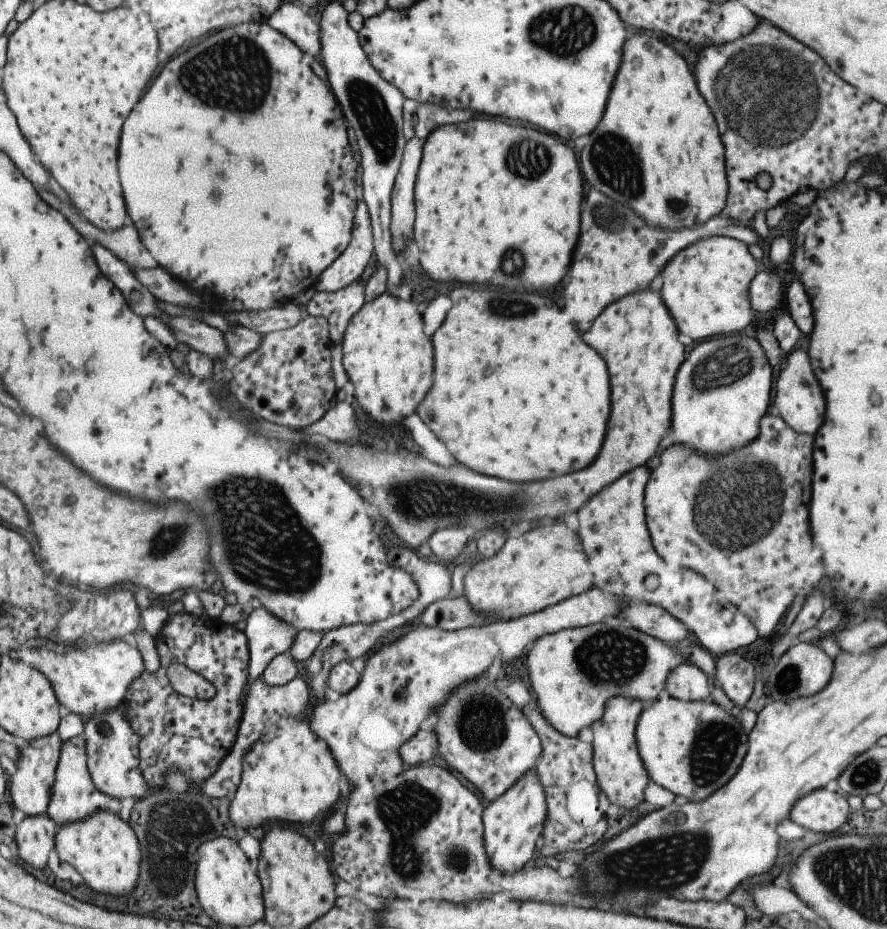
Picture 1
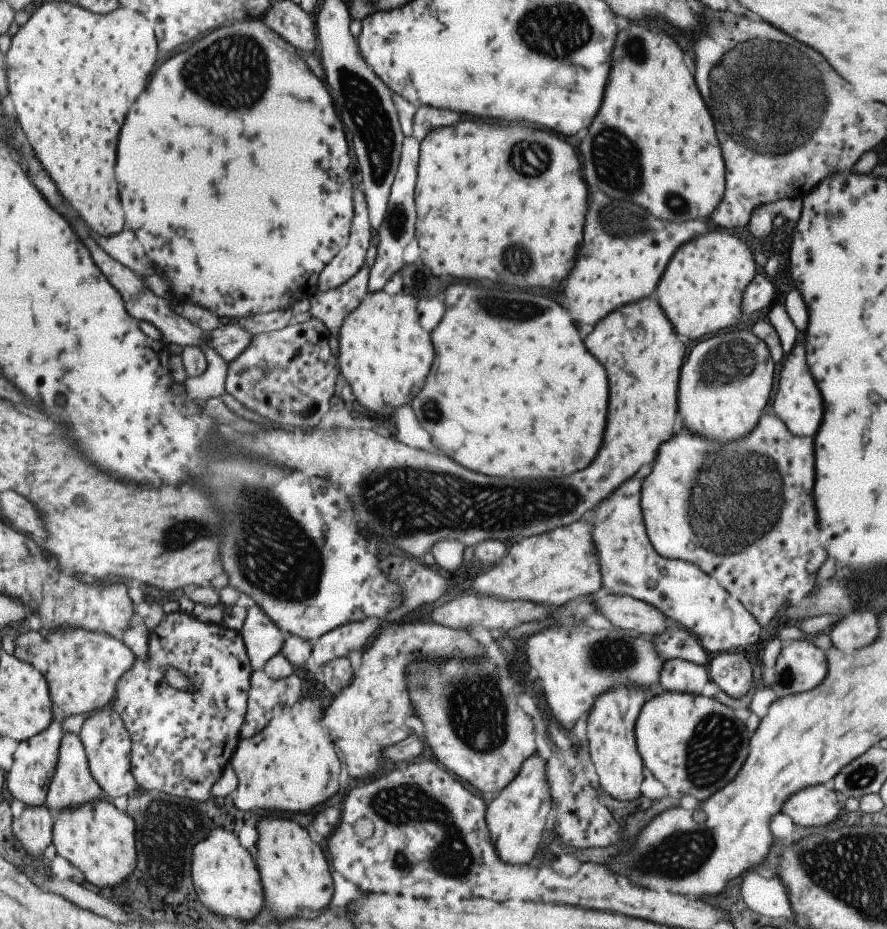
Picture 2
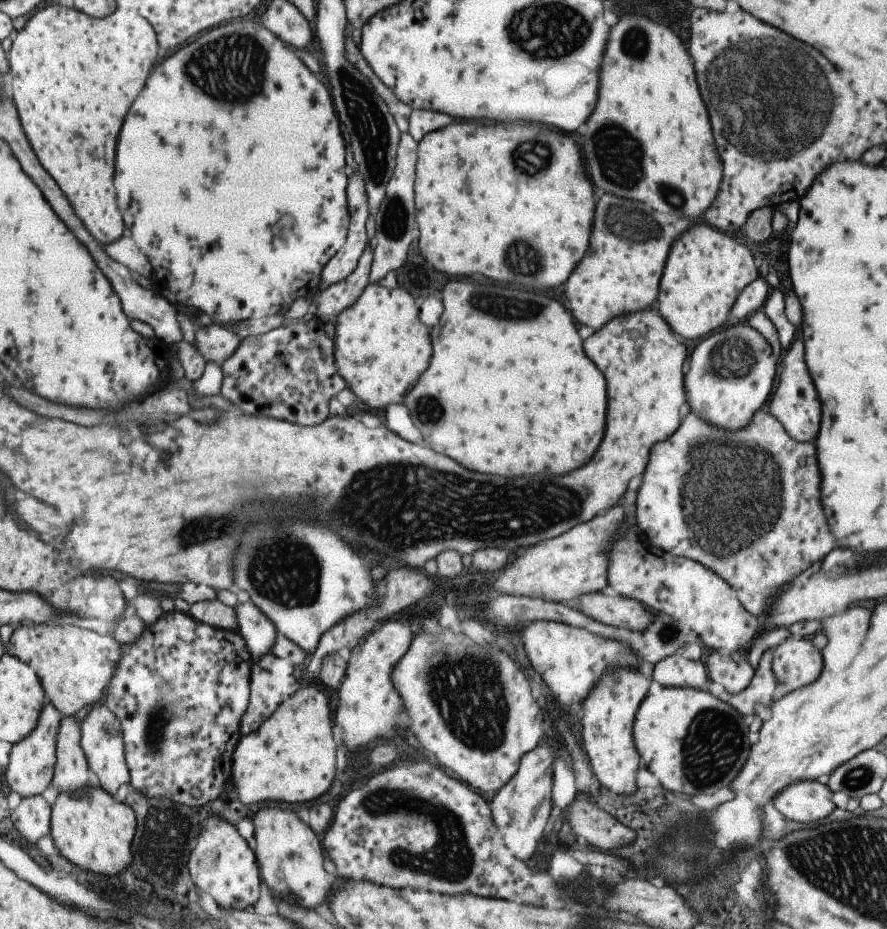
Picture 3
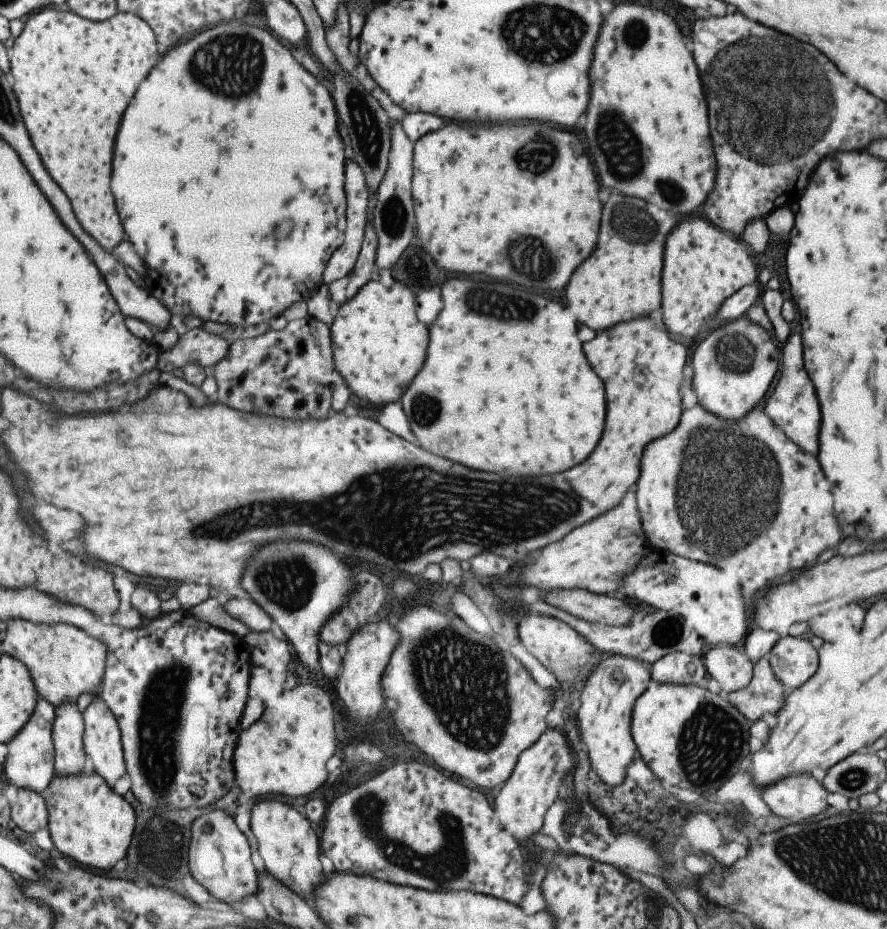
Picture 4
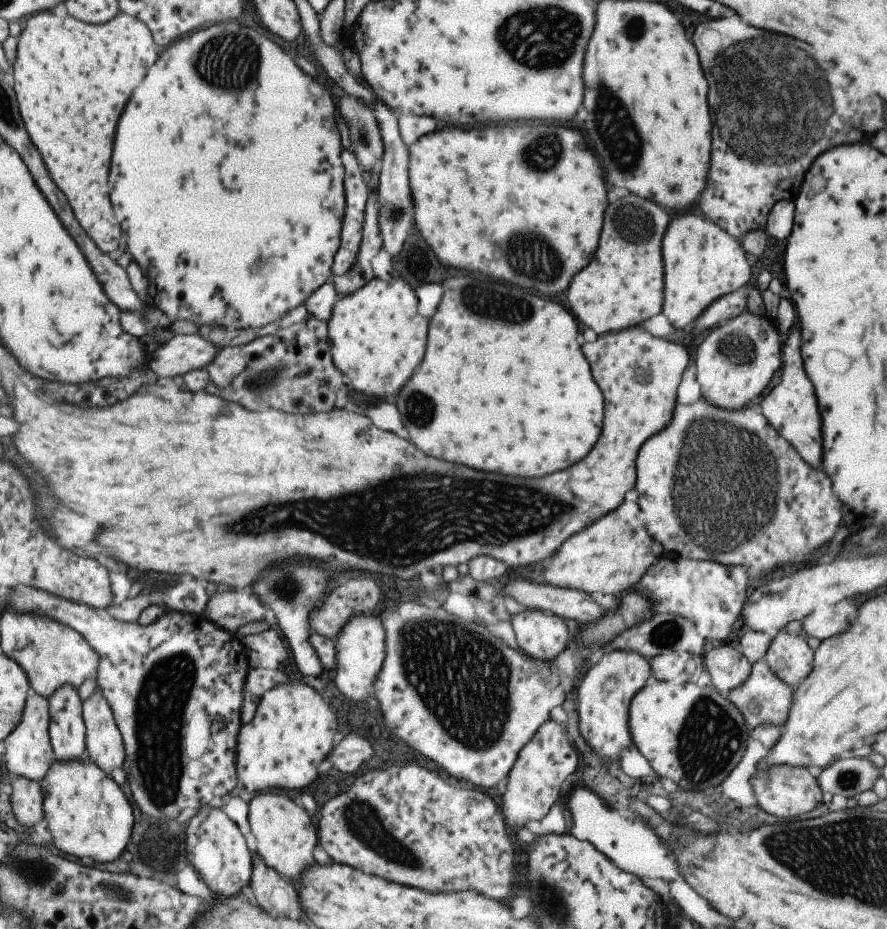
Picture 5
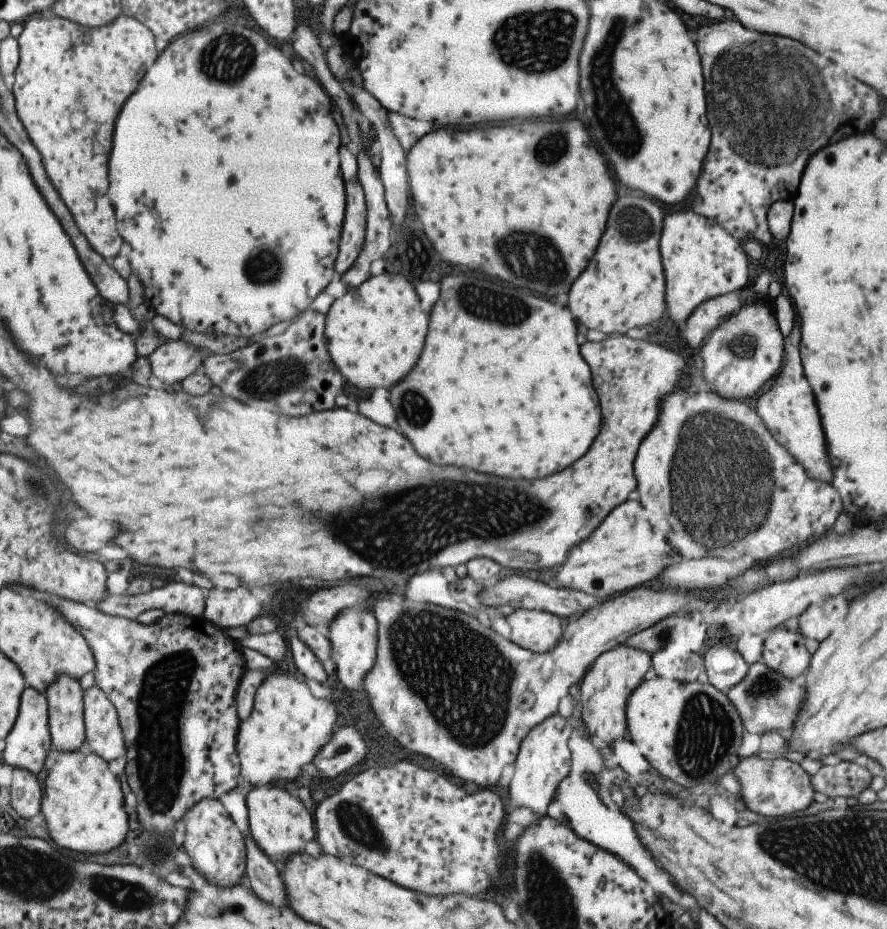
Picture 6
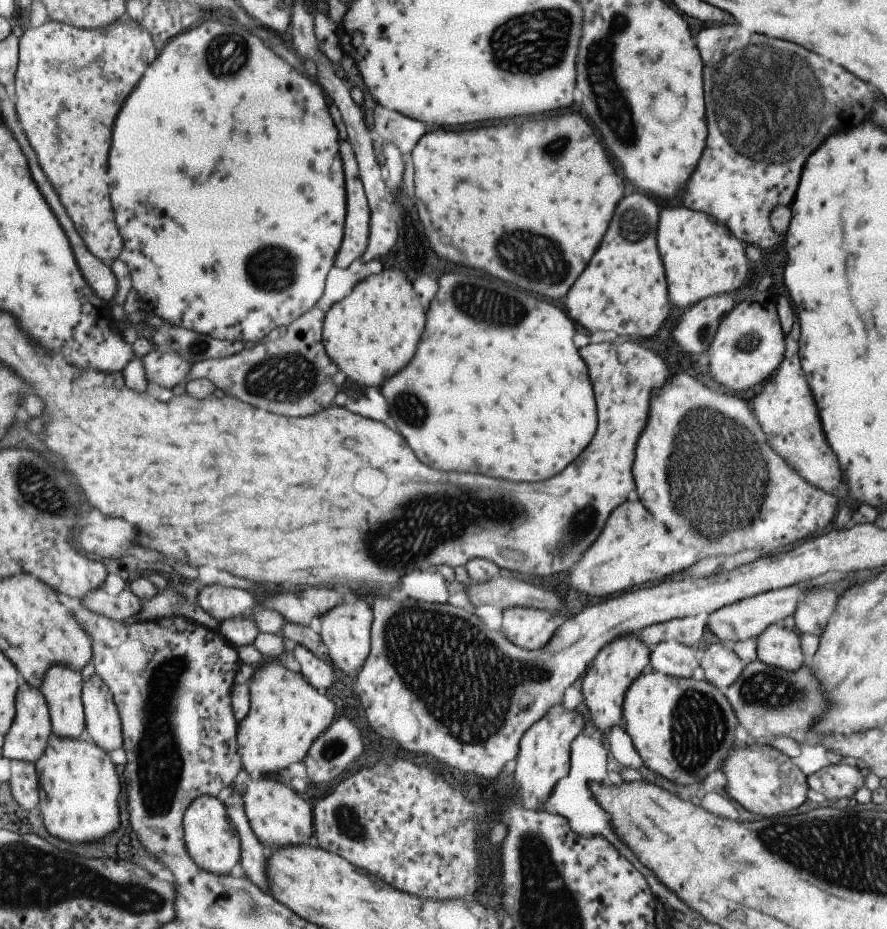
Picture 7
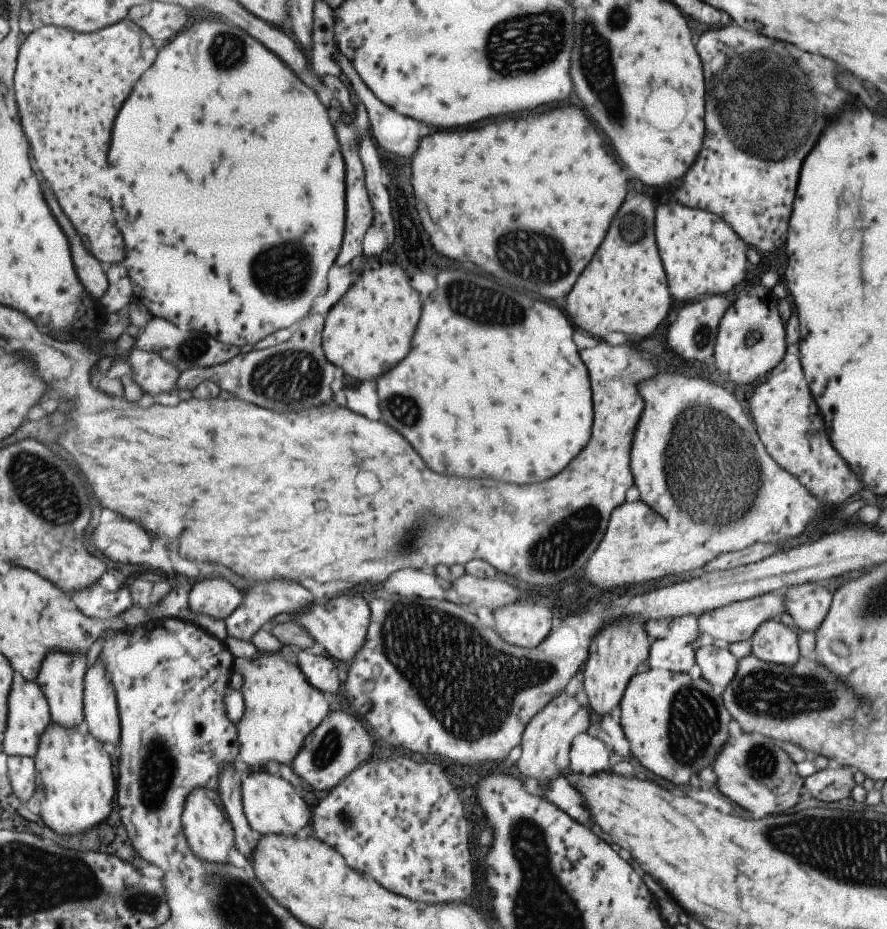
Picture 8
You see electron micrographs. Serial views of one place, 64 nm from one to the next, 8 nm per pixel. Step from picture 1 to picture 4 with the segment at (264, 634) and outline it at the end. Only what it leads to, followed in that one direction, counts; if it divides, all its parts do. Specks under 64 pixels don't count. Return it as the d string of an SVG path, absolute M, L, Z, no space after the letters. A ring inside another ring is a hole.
M230 597L222 604L222 609L235 620L246 624L250 632L269 630L270 616L250 598Z

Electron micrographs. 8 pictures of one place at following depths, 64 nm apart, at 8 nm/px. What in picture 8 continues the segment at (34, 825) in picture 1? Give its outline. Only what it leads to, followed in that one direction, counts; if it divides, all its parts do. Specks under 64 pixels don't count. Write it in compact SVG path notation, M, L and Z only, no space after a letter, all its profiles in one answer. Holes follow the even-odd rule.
M6 755L7 778L10 787L19 797L19 800L27 800L33 806L31 798L35 788L34 760L31 757Z

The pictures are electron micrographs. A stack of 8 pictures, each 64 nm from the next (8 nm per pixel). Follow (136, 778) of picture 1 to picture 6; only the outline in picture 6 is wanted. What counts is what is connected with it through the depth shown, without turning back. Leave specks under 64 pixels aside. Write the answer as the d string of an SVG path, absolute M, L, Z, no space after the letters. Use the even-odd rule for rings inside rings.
M93 685L82 691L81 714L87 743L84 749L103 758L105 764L125 755L117 714L99 686Z

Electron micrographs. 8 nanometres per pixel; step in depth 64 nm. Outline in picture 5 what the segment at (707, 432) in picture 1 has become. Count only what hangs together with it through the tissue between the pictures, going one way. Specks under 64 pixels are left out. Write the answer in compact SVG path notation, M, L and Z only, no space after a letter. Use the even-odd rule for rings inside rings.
M757 302L706 334L695 356L701 397L722 409L740 409L761 396L775 370L781 366L782 338Z

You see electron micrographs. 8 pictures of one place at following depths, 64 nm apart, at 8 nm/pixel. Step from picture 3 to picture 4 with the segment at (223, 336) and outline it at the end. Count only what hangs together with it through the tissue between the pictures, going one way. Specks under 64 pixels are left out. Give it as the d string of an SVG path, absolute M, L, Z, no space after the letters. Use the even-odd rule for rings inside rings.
M202 326L186 330L178 336L176 344L156 356L156 366L160 372L173 372L191 363L210 369L227 352L230 344L217 335L206 333Z

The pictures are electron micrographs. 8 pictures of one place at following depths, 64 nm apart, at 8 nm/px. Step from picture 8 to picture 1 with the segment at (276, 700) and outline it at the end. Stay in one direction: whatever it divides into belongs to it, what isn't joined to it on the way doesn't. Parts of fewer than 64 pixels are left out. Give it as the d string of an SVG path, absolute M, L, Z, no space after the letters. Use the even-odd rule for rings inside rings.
M289 716L275 723L246 750L240 764L241 782L228 804L231 822L239 826L239 832L269 822L309 824L321 820L331 810L331 804L339 796L339 768L327 744L311 732L308 722L304 716Z

